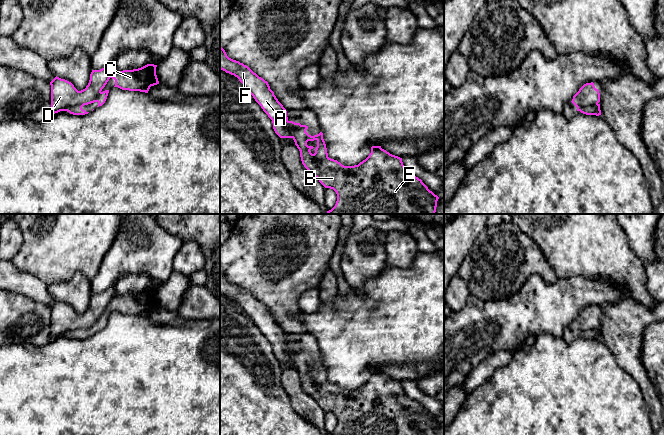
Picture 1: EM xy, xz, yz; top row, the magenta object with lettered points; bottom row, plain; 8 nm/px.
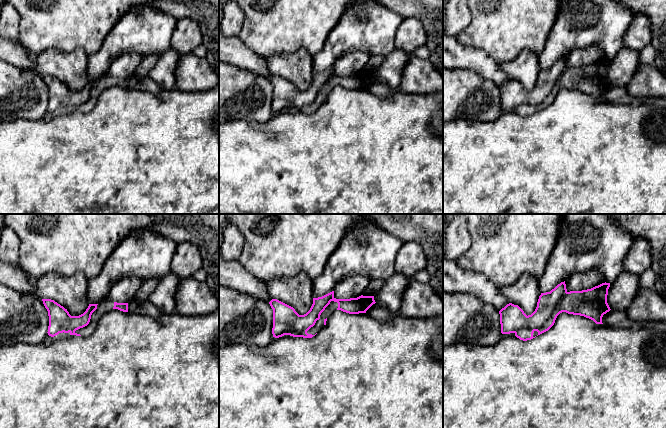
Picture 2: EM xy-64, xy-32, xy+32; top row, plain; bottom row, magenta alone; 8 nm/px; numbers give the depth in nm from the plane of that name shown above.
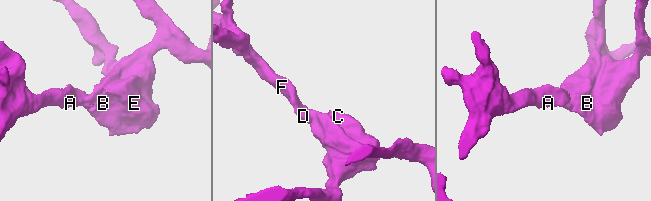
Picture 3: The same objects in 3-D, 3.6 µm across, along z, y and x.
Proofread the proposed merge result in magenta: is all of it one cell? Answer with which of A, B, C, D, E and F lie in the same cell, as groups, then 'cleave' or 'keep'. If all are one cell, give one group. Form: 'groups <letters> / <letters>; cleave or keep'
groups A D F / B C E; cleave

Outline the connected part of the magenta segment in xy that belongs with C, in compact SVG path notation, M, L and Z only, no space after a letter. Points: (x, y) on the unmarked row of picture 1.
M147 288L138 293L115 296L111 300L115 304L114 311L148 317L151 310L159 308L156 291L157 289Z

